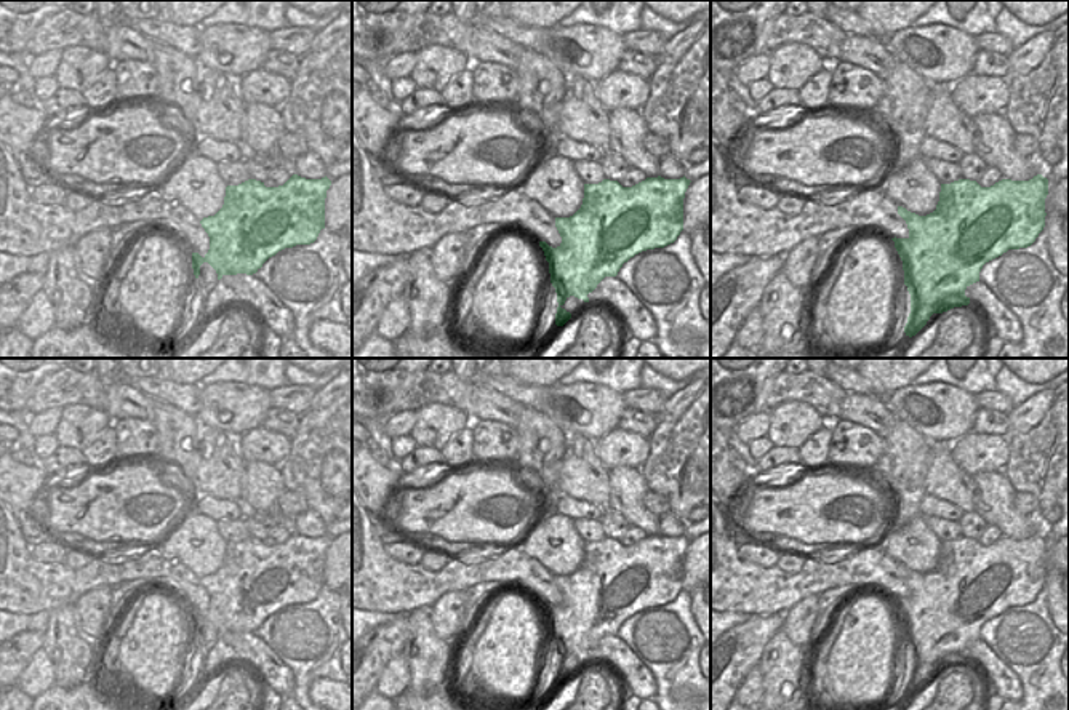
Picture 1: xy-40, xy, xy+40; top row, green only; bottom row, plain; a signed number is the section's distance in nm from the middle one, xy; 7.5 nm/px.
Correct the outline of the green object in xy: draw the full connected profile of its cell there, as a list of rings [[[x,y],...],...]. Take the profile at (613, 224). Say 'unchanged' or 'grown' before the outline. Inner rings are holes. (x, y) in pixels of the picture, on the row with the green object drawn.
unchanged | [[[658,176],[632,187],[610,179],[584,184],[581,208],[570,217],[555,217],[562,243],[552,248],[539,241],[557,293],[557,326],[571,318],[562,307],[570,296],[589,302],[587,294],[605,277],[616,277],[631,257],[677,240],[690,182],[685,176]]]

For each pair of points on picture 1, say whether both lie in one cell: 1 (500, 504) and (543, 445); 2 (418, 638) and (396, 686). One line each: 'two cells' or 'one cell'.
1: two cells
2: two cells

